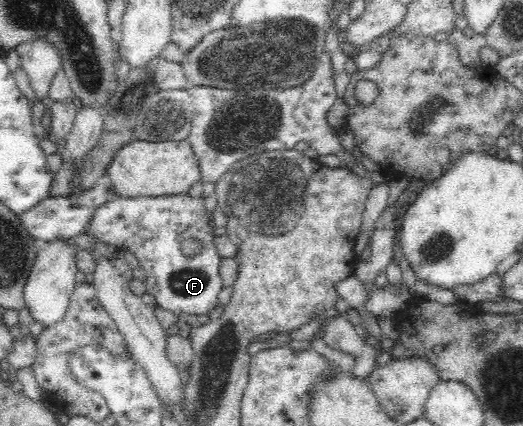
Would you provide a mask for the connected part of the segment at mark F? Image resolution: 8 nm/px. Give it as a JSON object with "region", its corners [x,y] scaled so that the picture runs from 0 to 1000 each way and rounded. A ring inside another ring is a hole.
{"region":[[[356,453],[312,462],[220,462],[212,472],[201,472],[182,493],[168,528],[168,547],[199,566],[208,580],[216,575],[222,582],[243,580],[262,603],[273,636],[277,636],[279,688],[293,692],[296,716],[304,716],[304,721],[327,730],[338,742],[344,735],[359,735],[361,739],[400,737],[403,725],[415,721],[415,692],[428,669],[423,664],[419,646],[423,601],[415,594],[407,570],[407,561],[413,556],[407,549],[409,528],[392,500],[388,481],[392,474],[384,460],[365,462]],[[363,556],[379,561],[386,582],[380,596],[356,603],[346,587],[346,570]]]}

